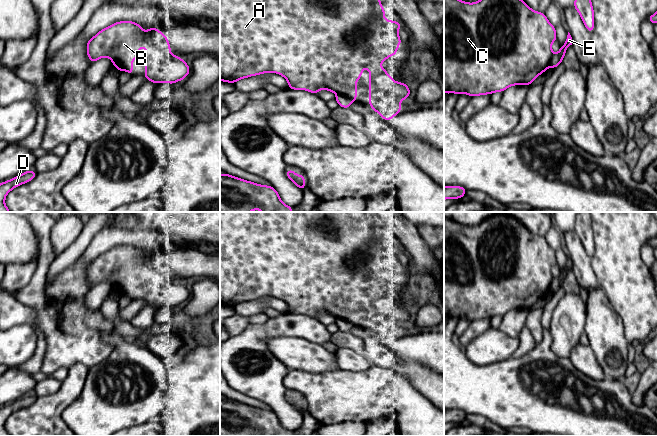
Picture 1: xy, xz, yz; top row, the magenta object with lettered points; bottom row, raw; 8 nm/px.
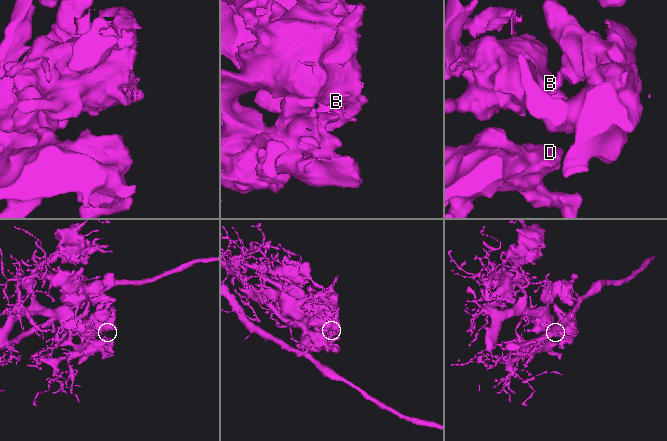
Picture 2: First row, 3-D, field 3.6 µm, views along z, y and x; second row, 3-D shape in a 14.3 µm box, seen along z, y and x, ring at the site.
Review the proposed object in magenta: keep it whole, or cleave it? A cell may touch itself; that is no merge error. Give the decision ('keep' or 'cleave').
keep

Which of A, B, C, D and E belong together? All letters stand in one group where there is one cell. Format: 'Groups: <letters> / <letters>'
Groups: A B C D E

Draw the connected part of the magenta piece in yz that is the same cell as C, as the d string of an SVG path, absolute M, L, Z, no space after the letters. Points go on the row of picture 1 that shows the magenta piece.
M444 0L444 93L468 94L471 97L503 92L514 85L531 85L531 83L547 68L556 68L563 61L567 48L572 45L572 37L568 32L565 44L558 53L552 52L552 43L557 40L556 29L548 21L545 13L531 9L523 0L479 0L474 3L462 0Z

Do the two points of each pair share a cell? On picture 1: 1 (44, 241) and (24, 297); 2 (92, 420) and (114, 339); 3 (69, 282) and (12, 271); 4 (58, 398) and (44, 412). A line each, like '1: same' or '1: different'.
1: same
2: same
3: different
4: same

